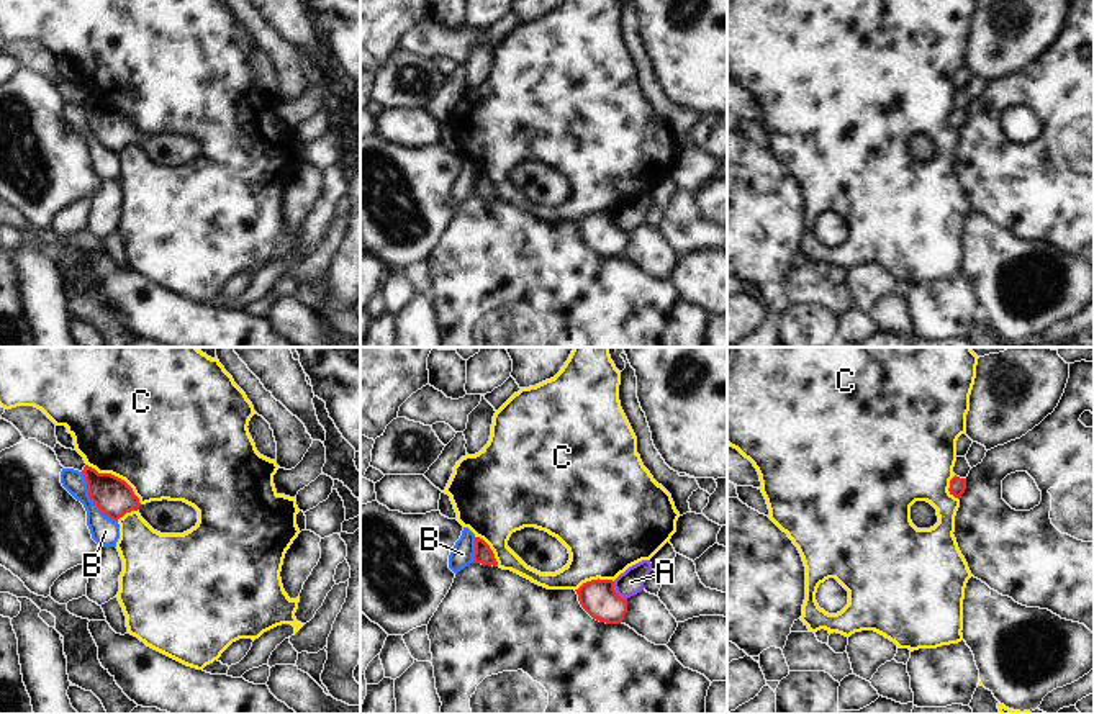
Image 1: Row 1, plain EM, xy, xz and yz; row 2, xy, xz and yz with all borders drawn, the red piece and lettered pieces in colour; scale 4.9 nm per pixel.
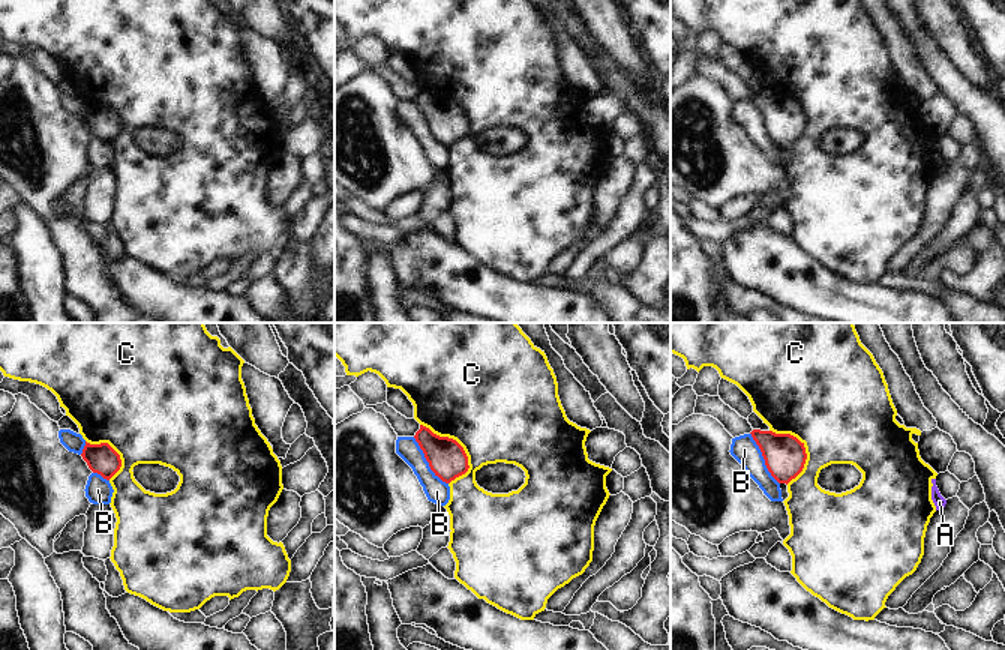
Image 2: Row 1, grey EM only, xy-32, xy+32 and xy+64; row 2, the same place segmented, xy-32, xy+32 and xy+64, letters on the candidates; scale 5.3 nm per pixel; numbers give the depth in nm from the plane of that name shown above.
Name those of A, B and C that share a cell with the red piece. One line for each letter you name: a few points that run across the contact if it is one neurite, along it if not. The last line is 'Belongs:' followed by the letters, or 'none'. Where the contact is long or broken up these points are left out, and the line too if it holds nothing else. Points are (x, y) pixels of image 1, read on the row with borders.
Belongs: none

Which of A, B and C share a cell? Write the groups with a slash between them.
A / B / C

